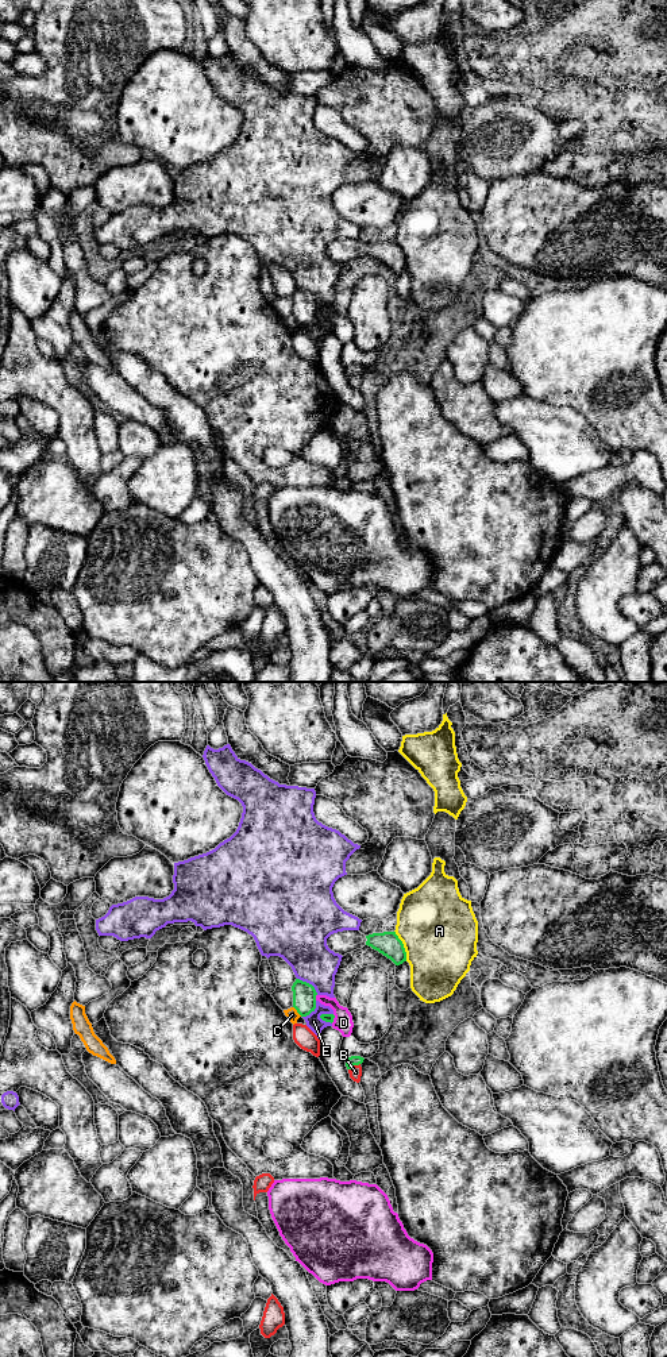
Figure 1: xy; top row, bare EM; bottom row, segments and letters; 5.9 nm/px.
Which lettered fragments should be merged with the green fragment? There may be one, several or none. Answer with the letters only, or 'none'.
none

